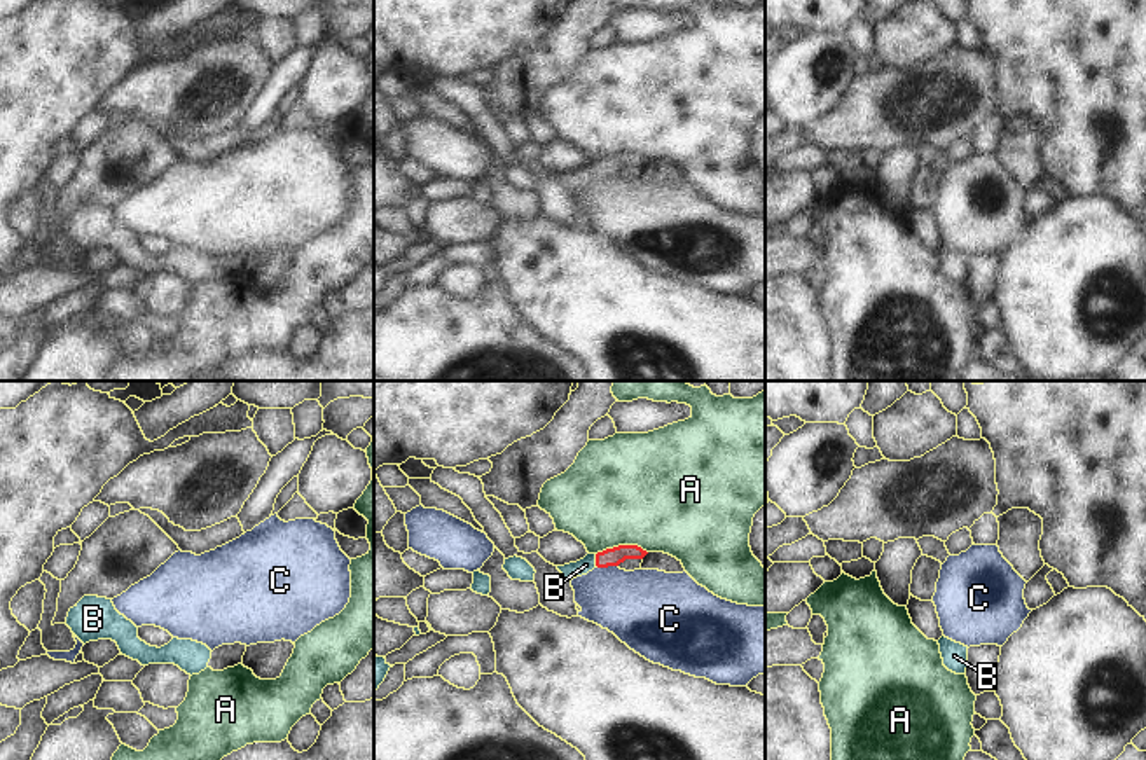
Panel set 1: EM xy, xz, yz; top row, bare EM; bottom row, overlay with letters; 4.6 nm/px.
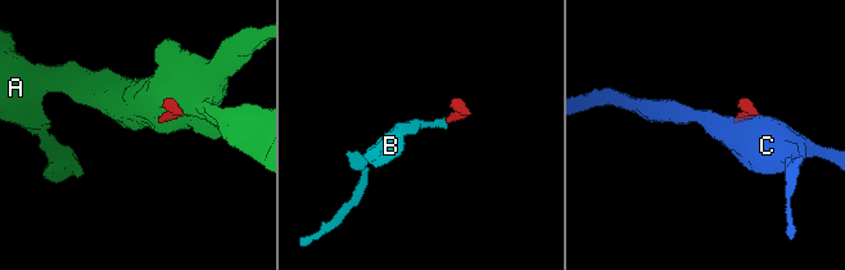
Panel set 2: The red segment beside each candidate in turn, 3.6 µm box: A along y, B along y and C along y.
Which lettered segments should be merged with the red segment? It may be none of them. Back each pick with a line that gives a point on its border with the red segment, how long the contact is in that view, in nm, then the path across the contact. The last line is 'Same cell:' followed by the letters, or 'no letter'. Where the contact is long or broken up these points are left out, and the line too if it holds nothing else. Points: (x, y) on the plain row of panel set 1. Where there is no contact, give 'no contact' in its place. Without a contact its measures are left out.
B: xz (596, 168) | 60 nm | across xz (614, 165), (596, 168), (586, 173)
Same cell: B

